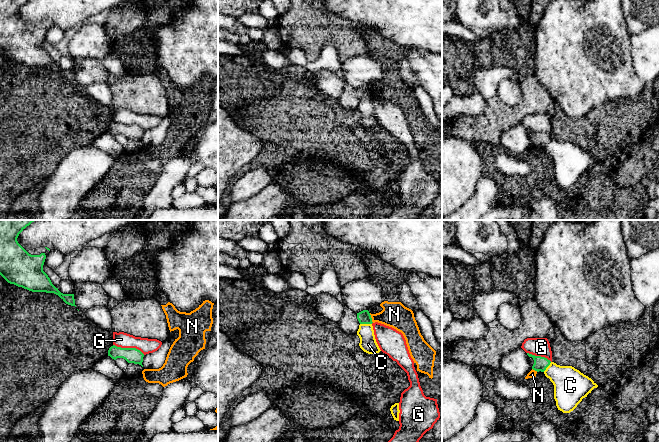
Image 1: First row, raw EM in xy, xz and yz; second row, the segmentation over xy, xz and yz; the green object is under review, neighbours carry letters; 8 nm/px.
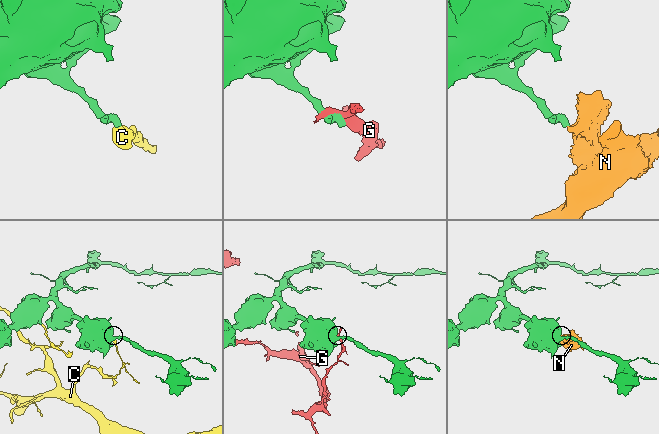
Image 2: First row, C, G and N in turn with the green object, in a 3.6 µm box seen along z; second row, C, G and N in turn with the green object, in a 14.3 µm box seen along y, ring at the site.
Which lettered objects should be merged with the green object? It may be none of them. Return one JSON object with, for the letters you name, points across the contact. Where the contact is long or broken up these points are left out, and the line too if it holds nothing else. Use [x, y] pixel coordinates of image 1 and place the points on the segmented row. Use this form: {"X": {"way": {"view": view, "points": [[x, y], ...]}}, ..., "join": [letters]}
{"join": []}

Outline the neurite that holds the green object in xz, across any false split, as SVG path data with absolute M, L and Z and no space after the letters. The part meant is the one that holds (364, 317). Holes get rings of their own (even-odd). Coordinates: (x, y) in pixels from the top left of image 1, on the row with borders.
M368 310L357 313L357 319L360 324L372 324L372 318Z

